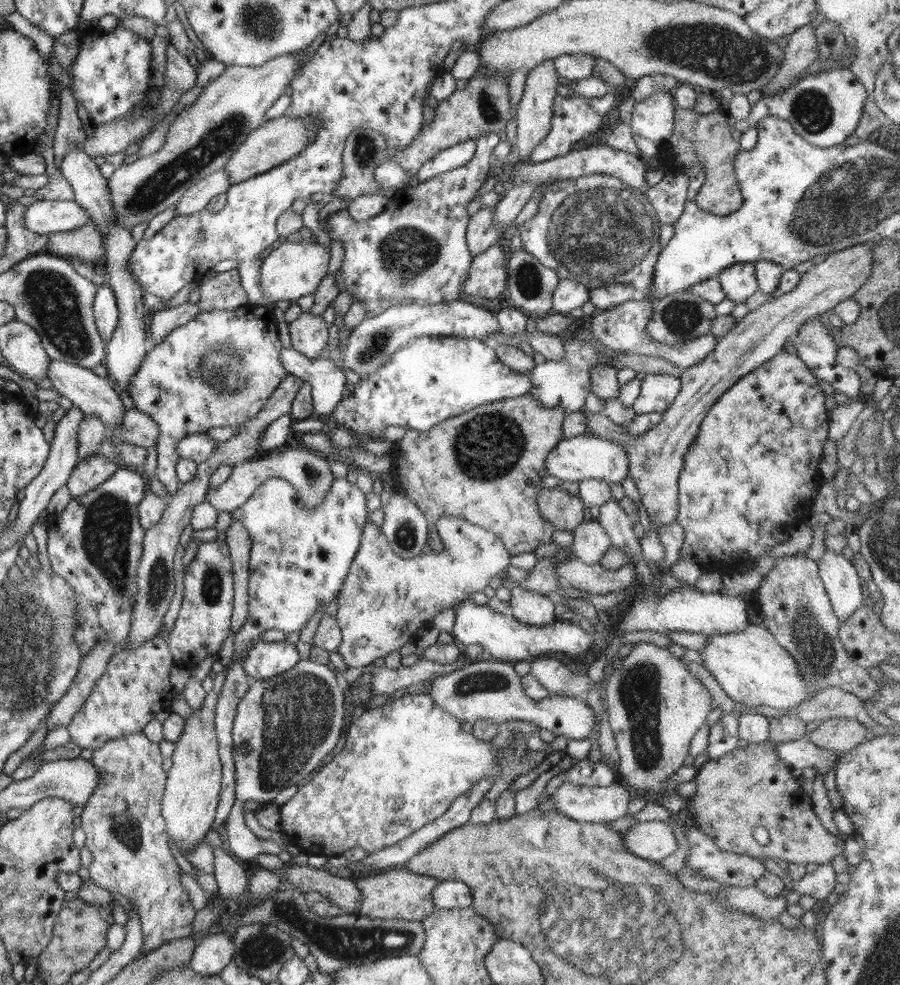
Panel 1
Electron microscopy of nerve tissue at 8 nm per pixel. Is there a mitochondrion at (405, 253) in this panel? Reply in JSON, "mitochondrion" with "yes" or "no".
{"mitochondrion":"yes"}

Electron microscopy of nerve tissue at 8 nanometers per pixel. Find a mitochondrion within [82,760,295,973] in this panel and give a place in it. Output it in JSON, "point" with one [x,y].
{"point":[122,825]}

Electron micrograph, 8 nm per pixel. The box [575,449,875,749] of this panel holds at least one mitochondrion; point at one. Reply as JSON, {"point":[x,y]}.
{"point":[813,645]}

